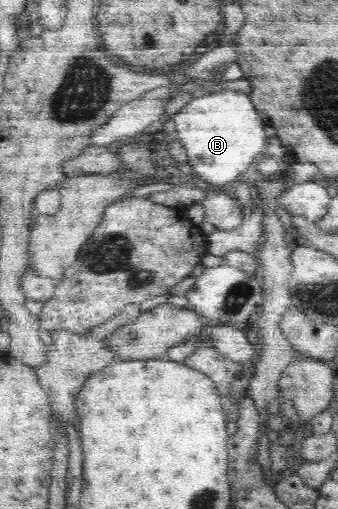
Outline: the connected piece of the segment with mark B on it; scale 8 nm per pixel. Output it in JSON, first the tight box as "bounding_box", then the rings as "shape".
{"bounding_box":[170,90,267,186],"shape":[[[237,90],[212,92],[193,98],[174,116],[170,124],[170,128],[174,128],[174,138],[179,140],[186,150],[187,164],[192,166],[193,174],[204,183],[216,186],[223,186],[238,180],[242,172],[257,165],[257,161],[267,146],[264,126],[265,118],[255,109],[250,96]]]}

